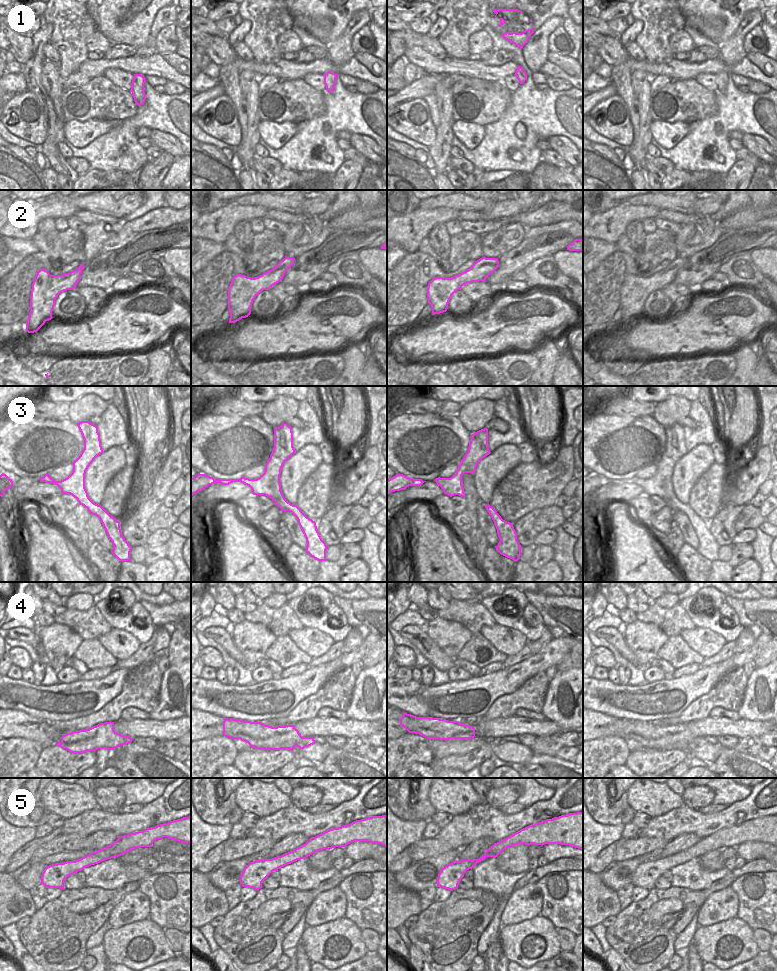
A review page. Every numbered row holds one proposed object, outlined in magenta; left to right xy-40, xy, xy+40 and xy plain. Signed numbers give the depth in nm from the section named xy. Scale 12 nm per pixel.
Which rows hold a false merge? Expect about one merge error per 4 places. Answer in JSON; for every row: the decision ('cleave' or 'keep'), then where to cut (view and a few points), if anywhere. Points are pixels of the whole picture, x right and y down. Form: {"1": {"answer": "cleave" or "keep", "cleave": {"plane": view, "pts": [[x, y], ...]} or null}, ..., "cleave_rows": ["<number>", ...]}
{"1": {"answer": "keep", "cleave": null}, "2": {"answer": "keep", "cleave": null}, "3": {"answer": "keep", "cleave": null}, "4": {"answer": "keep", "cleave": null}, "5": {"answer": "keep", "cleave": null}, "cleave_rows": []}

